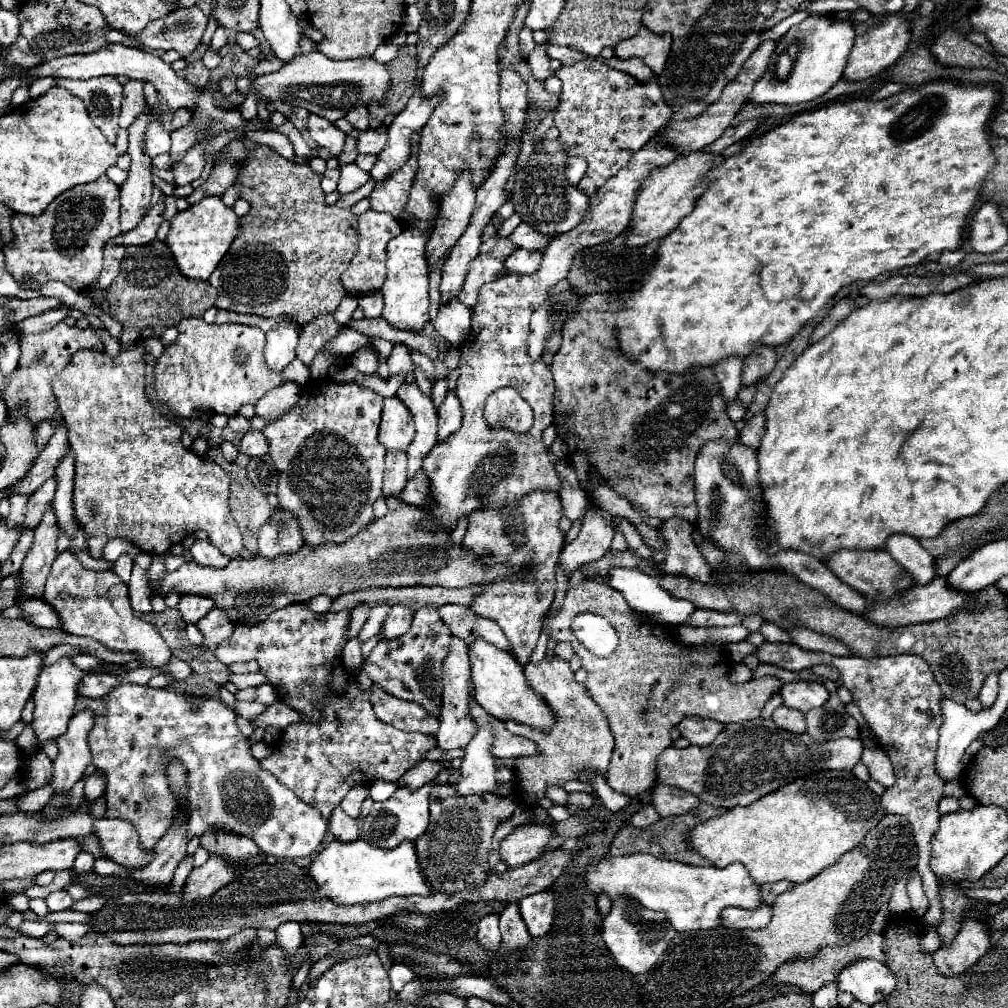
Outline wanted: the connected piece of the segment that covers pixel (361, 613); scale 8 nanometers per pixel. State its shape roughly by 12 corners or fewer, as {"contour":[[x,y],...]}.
{"contour":[[358,603],[352,609],[350,637],[356,637],[368,619],[370,607]]}

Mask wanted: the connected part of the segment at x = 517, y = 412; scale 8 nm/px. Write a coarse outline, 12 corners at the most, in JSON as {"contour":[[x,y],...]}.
{"contour":[[498,389],[484,415],[492,427],[528,431],[530,405],[514,389]]}

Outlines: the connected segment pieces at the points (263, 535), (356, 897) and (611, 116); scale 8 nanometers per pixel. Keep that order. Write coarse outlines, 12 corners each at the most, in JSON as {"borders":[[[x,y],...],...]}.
{"borders":[[[296,517],[258,533],[258,555],[274,561],[304,547]],[[332,841],[308,873],[340,905],[430,895],[414,841]],[[600,59],[562,65],[554,125],[592,197],[660,127],[668,105]]]}

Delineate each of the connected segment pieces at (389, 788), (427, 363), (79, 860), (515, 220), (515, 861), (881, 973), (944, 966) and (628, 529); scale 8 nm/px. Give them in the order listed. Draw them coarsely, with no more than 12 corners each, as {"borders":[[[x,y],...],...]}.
{"borders":[[[377,781],[370,786],[374,801],[389,799],[396,783]],[[410,351],[415,366],[420,367],[432,381],[434,370],[432,360],[426,355]],[[80,853],[74,861],[78,873],[92,869],[94,857],[90,853]],[[514,213],[510,219],[502,223],[498,235],[508,237],[522,217]],[[526,823],[498,843],[508,867],[540,857],[552,827]],[[858,959],[840,969],[838,989],[872,1005],[896,985],[876,959]],[[964,919],[934,951],[944,975],[972,967],[990,947],[990,925]],[[620,519],[617,526],[629,549],[641,557],[654,560],[651,550],[632,524]]]}

